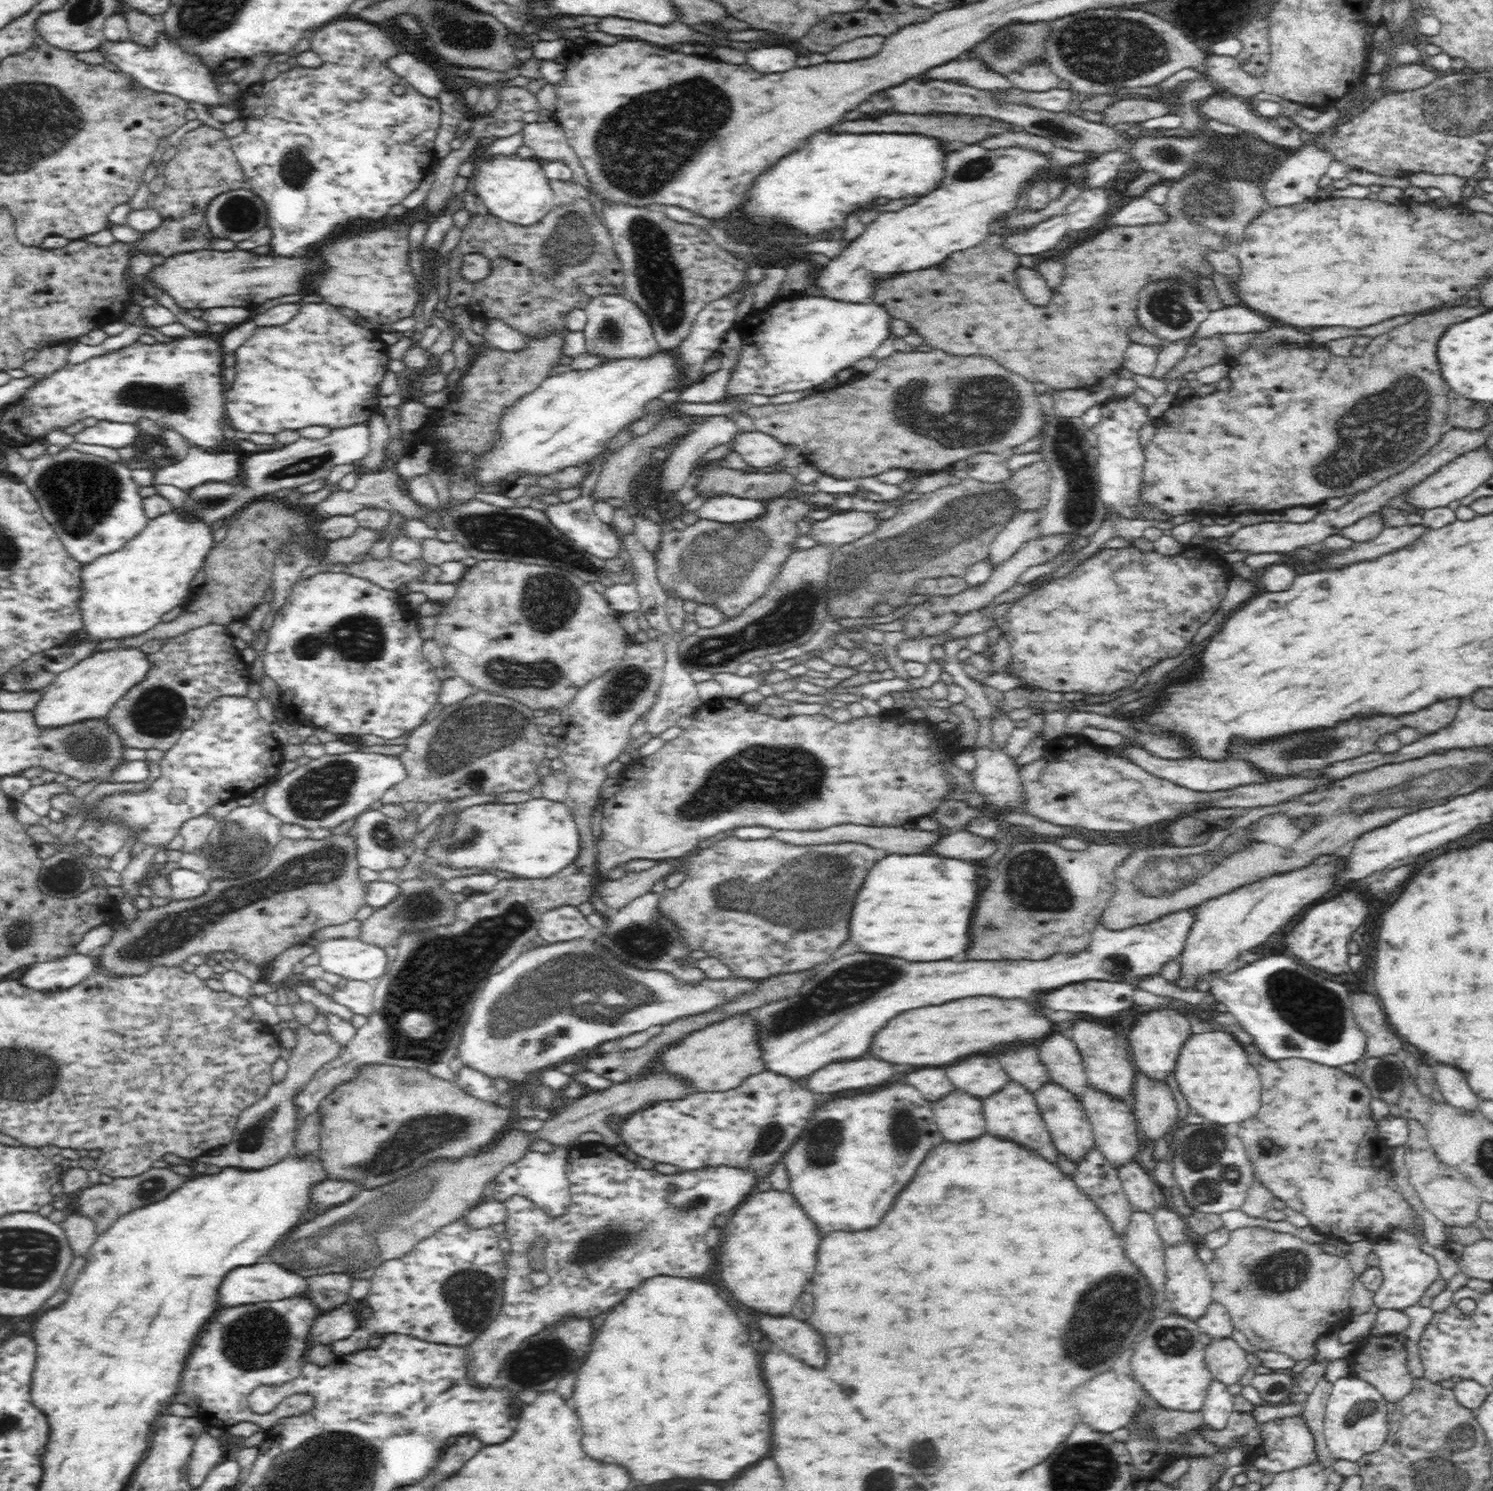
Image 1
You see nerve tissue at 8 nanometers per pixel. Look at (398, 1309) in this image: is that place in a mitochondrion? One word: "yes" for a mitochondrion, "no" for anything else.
no

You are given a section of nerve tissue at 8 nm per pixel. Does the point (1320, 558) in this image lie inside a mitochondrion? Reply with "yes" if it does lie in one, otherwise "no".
no

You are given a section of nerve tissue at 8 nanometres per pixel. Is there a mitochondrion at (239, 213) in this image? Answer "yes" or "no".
yes

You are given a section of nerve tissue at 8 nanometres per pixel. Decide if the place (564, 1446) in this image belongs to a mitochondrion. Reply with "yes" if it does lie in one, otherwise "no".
no

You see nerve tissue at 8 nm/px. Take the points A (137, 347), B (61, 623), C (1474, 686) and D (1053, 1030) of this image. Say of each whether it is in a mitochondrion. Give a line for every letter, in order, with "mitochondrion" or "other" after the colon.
A: other
B: other
C: other
D: other

